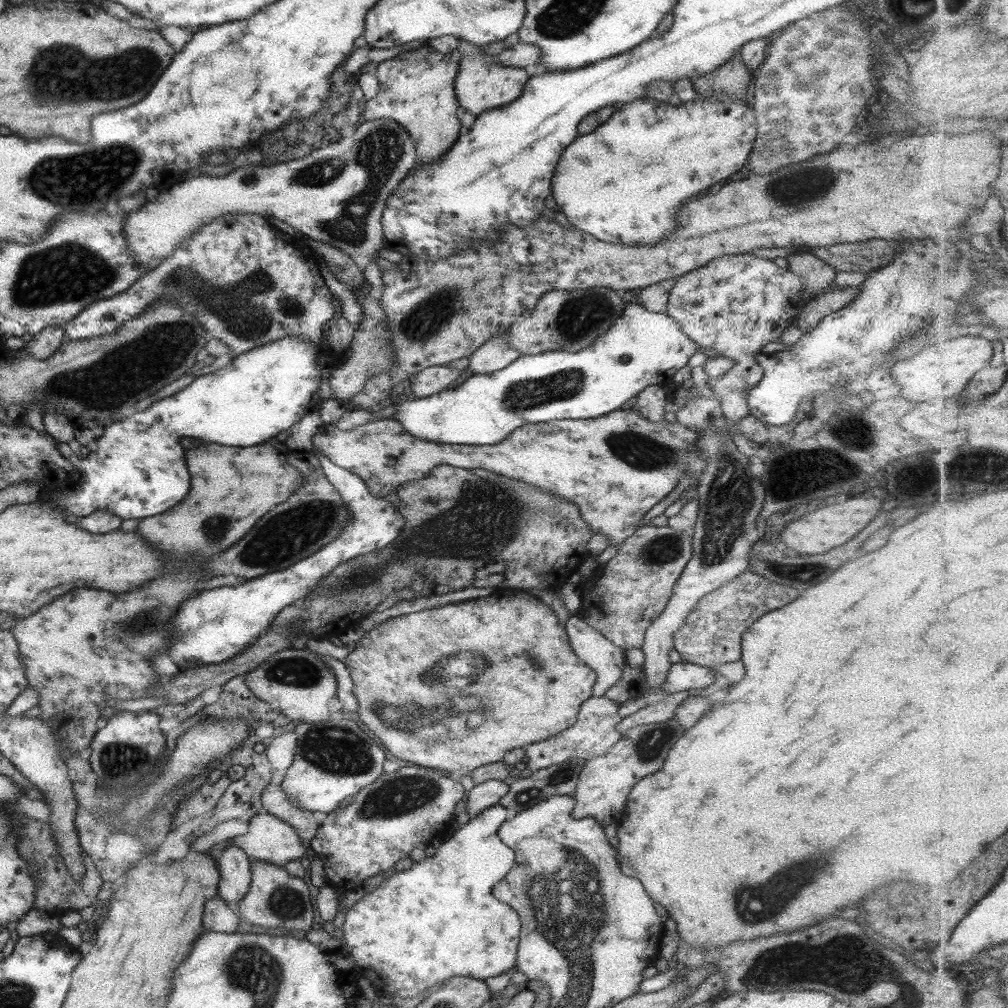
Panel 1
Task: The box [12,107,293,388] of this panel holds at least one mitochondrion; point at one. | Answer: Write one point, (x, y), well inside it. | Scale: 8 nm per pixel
(90, 173)

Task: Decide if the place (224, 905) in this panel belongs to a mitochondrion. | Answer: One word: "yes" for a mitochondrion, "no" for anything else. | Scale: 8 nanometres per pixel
no

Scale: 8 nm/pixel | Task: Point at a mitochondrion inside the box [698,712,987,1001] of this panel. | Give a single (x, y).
(791, 962)

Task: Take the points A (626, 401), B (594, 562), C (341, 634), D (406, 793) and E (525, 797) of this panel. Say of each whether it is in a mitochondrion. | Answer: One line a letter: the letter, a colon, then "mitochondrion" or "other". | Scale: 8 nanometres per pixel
A: other
B: other
C: other
D: mitochondrion
E: mitochondrion

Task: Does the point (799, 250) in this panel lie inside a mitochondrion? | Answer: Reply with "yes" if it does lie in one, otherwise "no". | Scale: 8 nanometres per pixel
no

